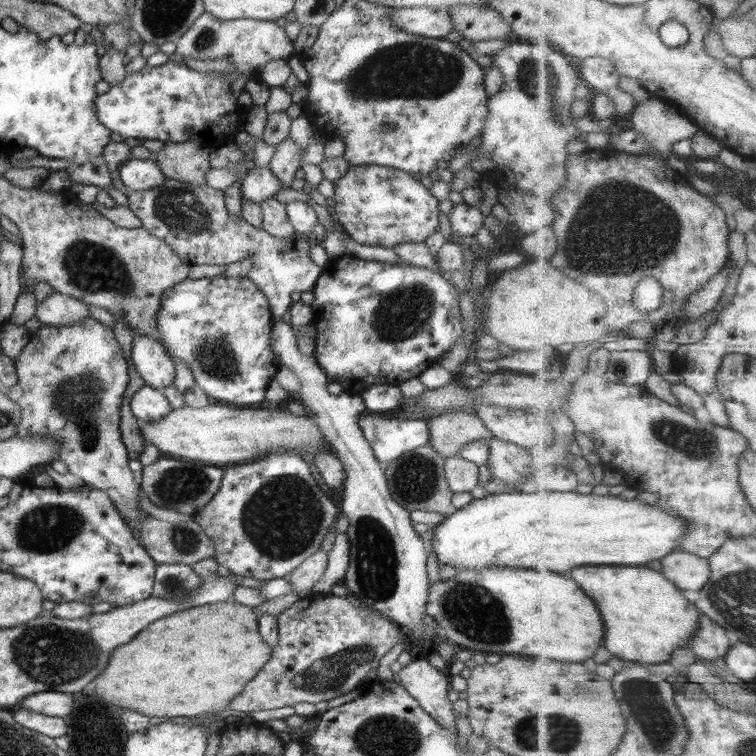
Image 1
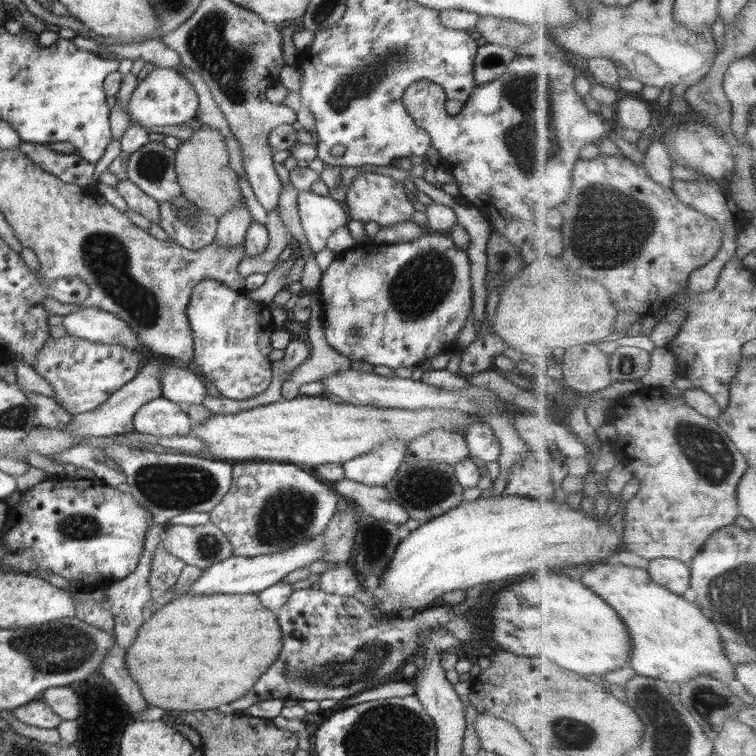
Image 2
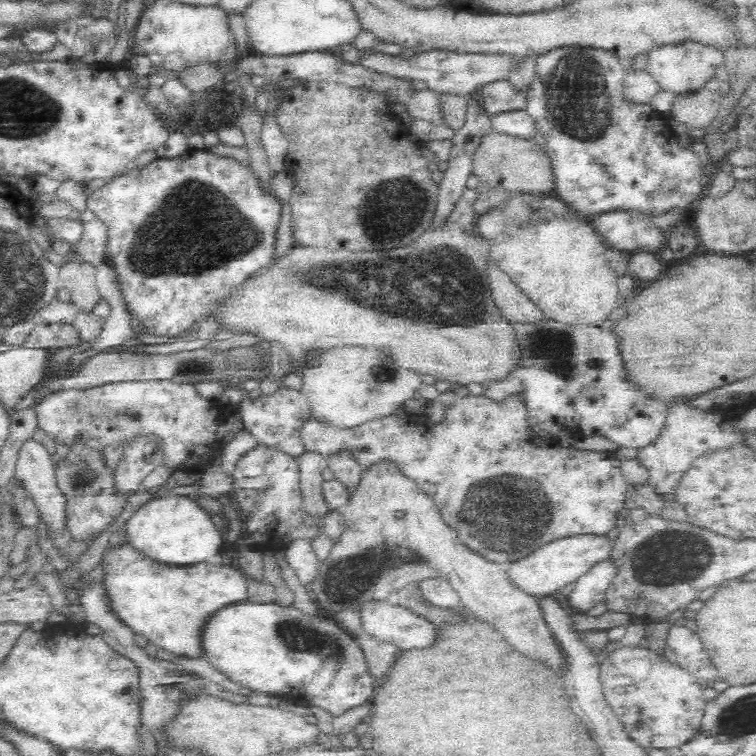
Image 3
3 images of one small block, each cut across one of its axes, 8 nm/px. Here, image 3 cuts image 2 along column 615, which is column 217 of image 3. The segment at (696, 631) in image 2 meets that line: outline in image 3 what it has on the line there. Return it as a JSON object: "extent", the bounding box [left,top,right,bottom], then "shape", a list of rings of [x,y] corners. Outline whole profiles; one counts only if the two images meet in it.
{"extent":[96,541,250,656],"shape":[[[127,541],[108,546],[96,566],[100,566],[104,574],[101,594],[107,610],[130,631],[147,638],[149,644],[160,646],[178,656],[200,656],[198,633],[204,618],[218,610],[218,607],[246,598],[245,594],[250,588],[249,581],[231,565],[208,564],[204,561],[196,566],[172,566],[146,557]]]}

